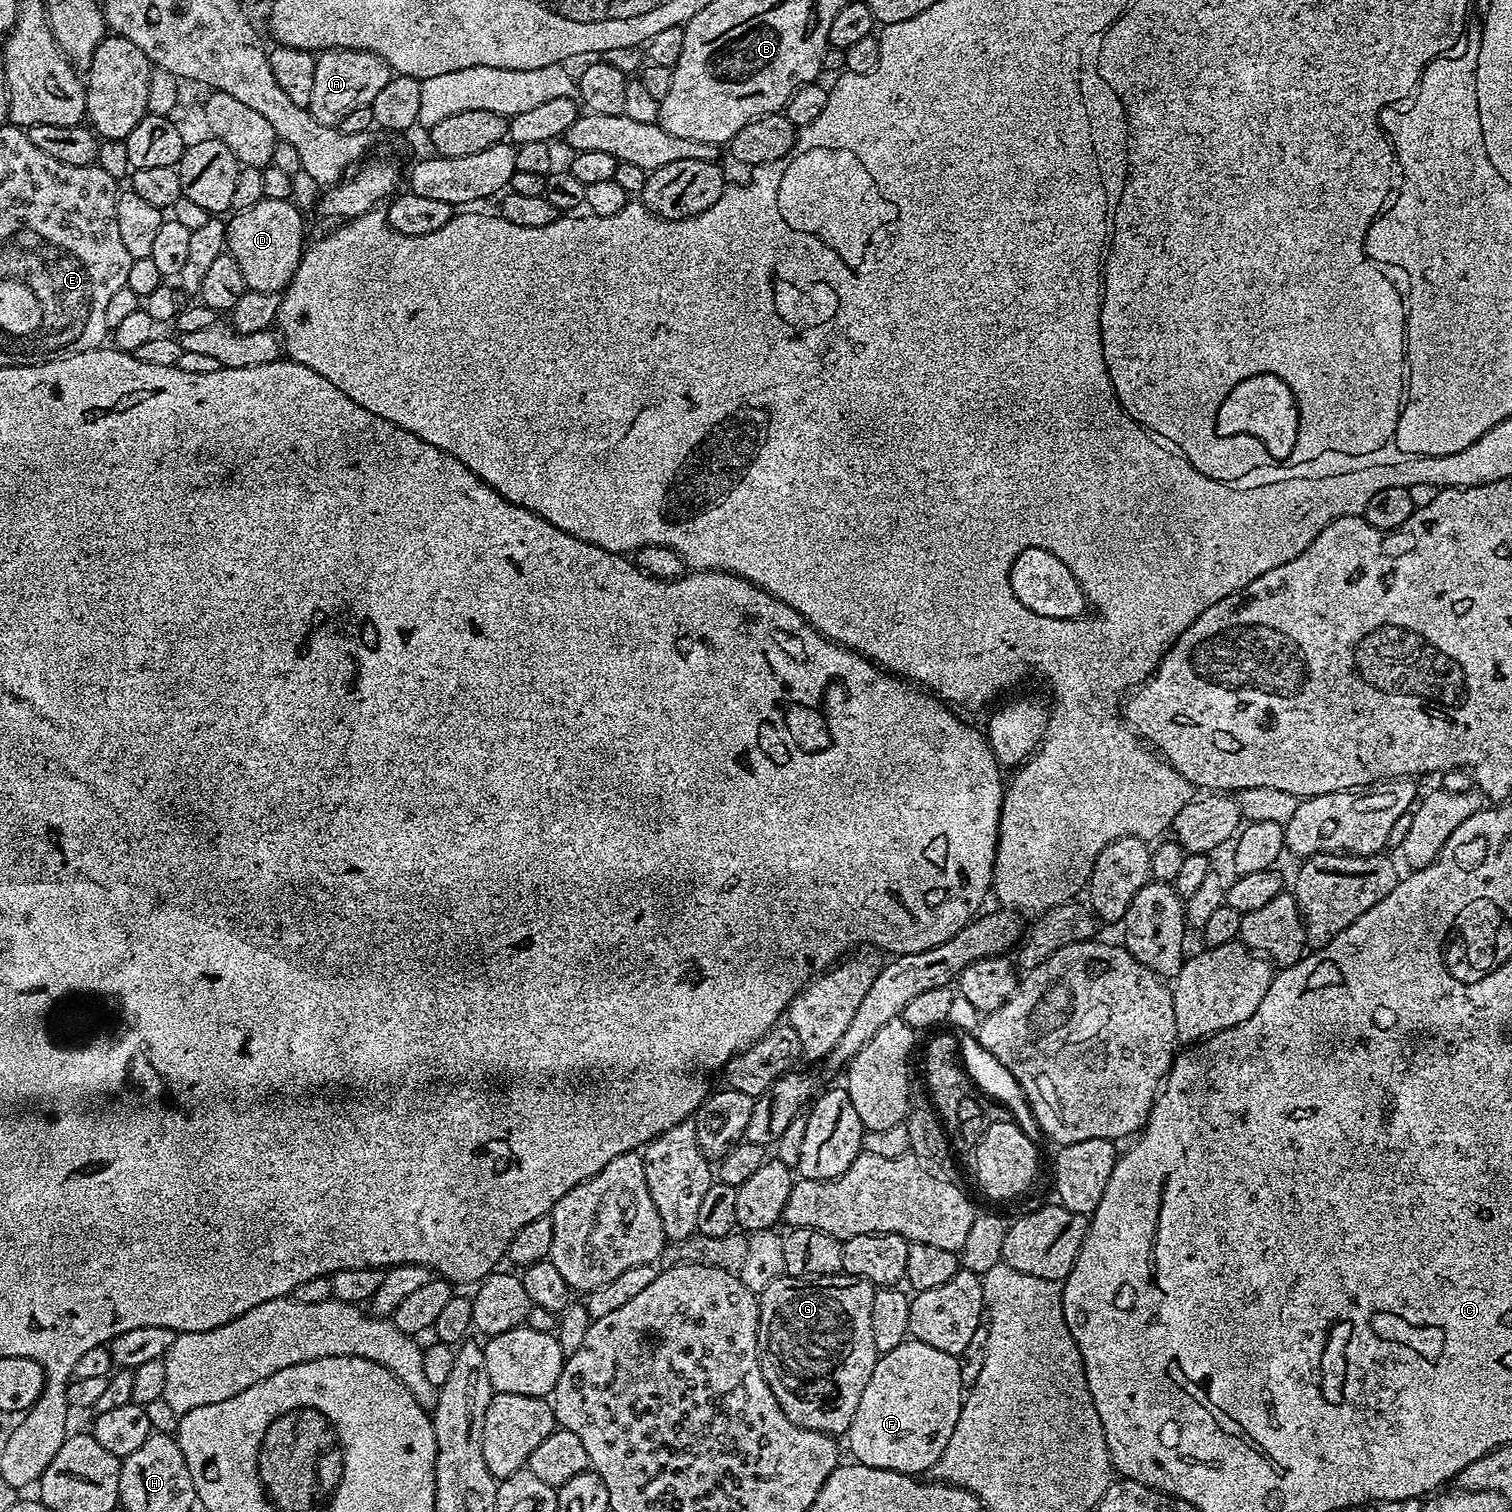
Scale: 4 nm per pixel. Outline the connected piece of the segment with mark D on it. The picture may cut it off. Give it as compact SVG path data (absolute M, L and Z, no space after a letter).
M262 199L254 206L236 212L233 220L227 221L226 252L238 262L245 289L283 293L304 258L304 216L305 213L292 200Z

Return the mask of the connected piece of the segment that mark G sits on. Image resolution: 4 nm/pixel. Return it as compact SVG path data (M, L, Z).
M785 1274L774 1278L774 1282L759 1293L760 1329L756 1349L762 1378L766 1378L766 1386L770 1386L774 1398L778 1398L782 1414L797 1428L840 1438L847 1433L850 1422L854 1422L854 1410L858 1410L862 1390L866 1390L866 1382L870 1382L878 1359L870 1319L876 1290L877 1285L870 1281L847 1274L826 1276L815 1282Z

